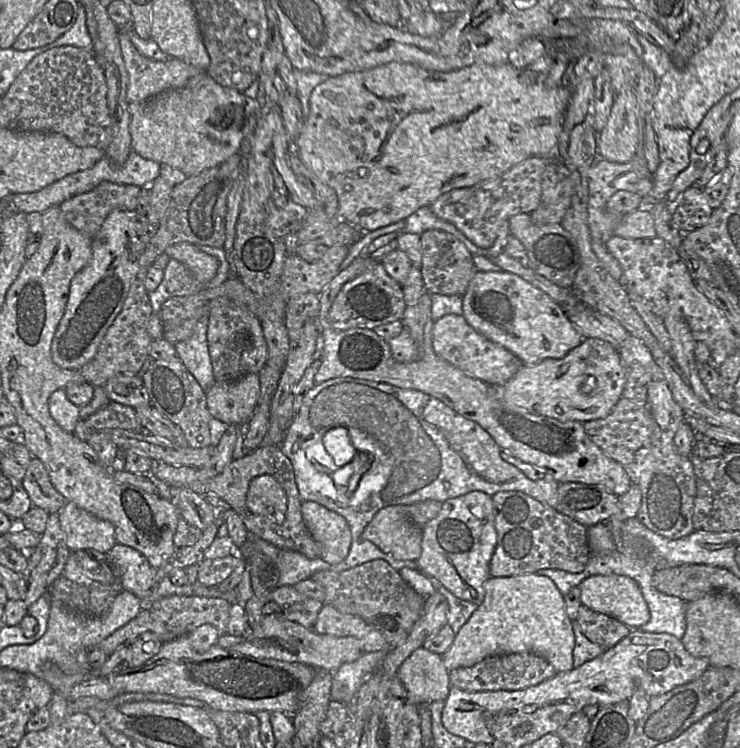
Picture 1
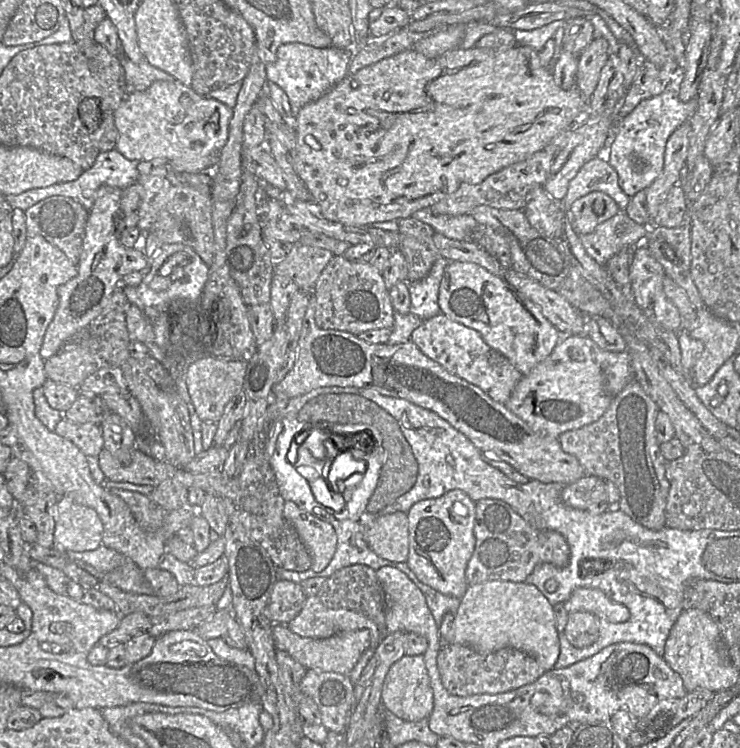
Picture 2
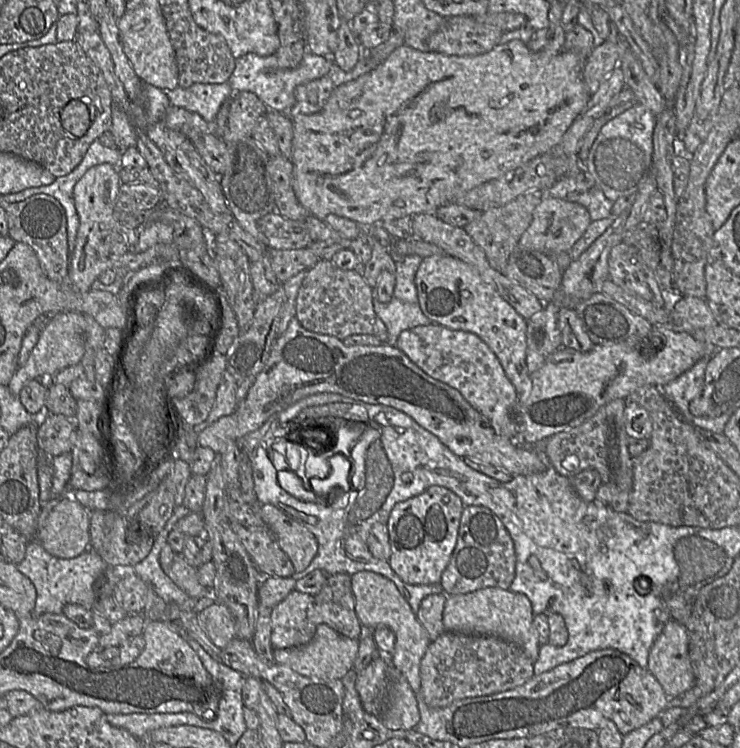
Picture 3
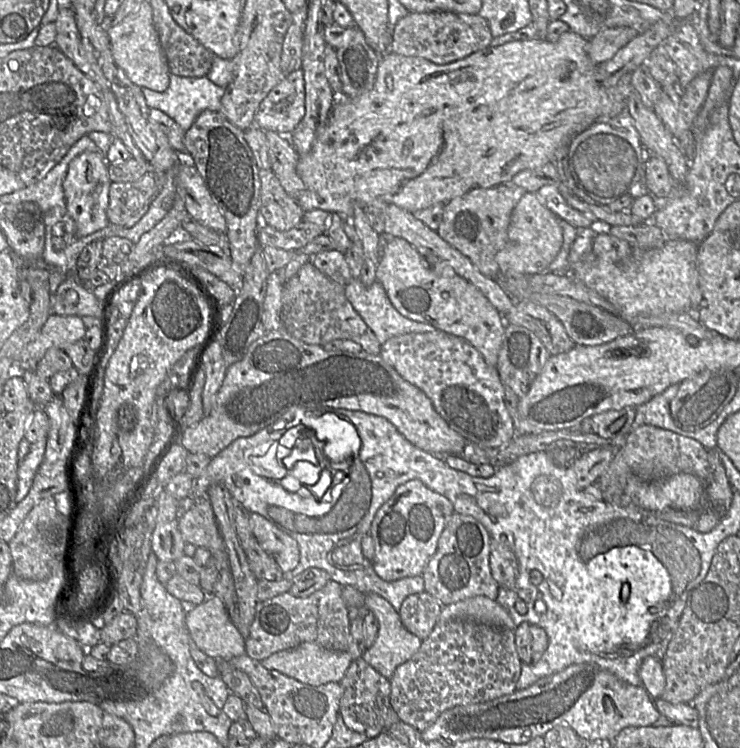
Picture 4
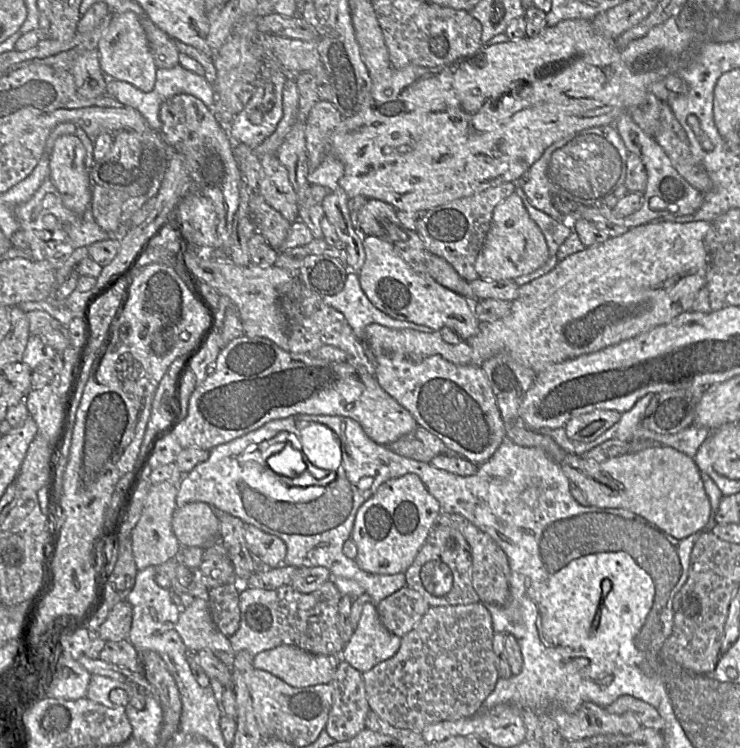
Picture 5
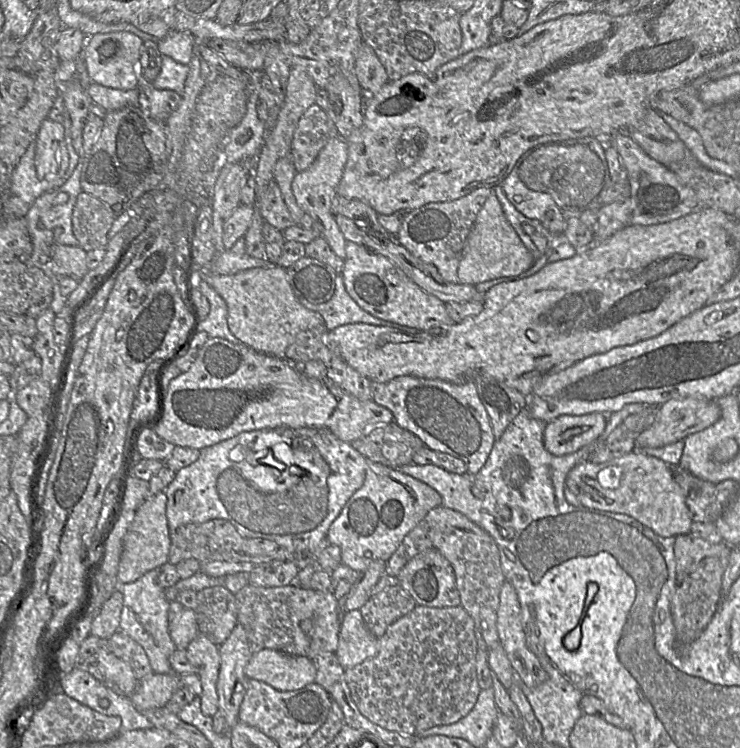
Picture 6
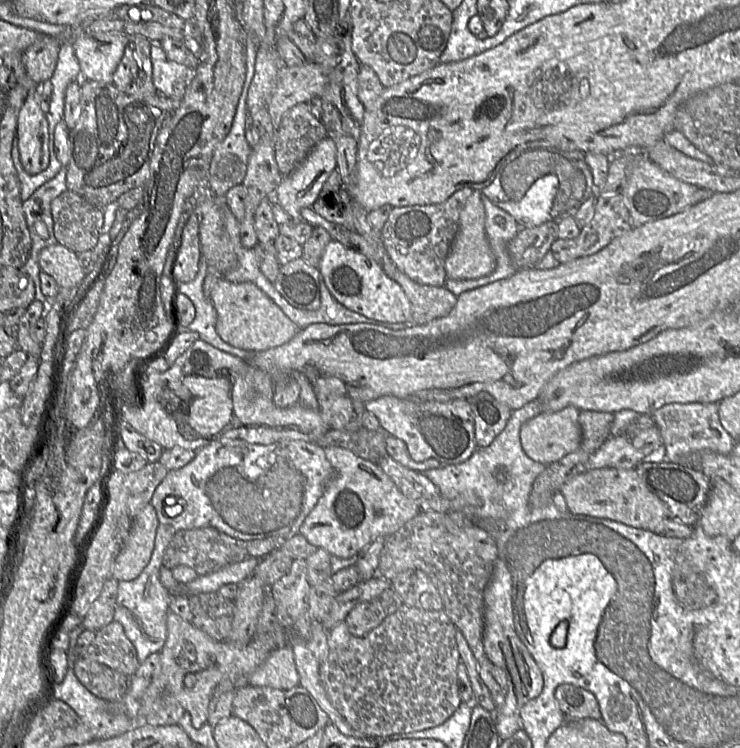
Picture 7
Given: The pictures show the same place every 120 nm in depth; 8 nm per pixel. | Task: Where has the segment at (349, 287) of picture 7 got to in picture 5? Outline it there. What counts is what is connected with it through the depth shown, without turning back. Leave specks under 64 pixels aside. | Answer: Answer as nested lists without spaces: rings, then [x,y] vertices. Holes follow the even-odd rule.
[[[366,236],[363,246],[365,263],[357,273],[360,286],[380,311],[394,319],[427,326],[434,331],[450,327],[463,339],[479,332],[481,322],[475,315],[471,300],[444,287],[431,276],[415,271],[390,243],[375,236]]]

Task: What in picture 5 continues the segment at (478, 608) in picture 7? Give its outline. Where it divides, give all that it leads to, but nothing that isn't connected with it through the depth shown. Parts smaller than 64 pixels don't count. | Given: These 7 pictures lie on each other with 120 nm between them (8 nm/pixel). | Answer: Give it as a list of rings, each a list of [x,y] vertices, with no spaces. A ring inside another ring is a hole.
[[[442,512],[436,526],[448,526],[458,530],[468,543],[472,558],[472,584],[479,602],[486,606],[504,606],[510,596],[510,566],[507,555],[497,542],[459,514]]]

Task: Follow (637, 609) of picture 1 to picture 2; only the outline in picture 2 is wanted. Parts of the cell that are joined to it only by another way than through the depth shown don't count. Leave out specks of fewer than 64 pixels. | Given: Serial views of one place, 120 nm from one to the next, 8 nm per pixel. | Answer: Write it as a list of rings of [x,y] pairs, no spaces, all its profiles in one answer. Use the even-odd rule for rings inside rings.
[[[577,588],[565,603],[569,613],[586,611],[611,623],[626,622],[630,618],[629,609],[612,601],[597,588]]]

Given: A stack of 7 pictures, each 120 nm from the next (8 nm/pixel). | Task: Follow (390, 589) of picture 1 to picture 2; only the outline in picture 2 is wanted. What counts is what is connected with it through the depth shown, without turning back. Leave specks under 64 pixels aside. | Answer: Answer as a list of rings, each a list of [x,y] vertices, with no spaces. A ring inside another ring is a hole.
[[[359,564],[345,567],[326,579],[317,594],[320,601],[330,609],[346,609],[359,612],[373,621],[382,637],[387,635],[385,629],[385,596],[376,570]]]

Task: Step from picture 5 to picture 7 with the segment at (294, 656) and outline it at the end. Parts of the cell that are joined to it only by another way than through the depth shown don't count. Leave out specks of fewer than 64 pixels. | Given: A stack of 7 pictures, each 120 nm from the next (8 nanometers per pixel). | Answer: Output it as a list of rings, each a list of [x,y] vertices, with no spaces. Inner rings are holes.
[[[289,645],[273,651],[249,676],[252,686],[289,690],[299,686],[293,650]]]

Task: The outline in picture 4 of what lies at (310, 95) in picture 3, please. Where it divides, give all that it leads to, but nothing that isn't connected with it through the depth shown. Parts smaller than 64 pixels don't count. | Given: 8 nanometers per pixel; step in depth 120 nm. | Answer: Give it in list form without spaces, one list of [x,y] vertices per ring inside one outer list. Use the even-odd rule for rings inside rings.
[[[300,67],[291,71],[262,100],[253,126],[290,135],[305,115],[305,81]]]

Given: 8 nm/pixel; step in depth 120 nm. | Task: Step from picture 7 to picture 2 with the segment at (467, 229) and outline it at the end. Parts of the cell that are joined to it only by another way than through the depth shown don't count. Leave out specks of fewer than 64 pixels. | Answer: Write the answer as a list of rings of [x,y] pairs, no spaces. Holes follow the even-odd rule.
[[[595,191],[577,199],[568,210],[574,230],[581,235],[591,233],[599,224],[617,214],[620,210],[616,202],[606,193]]]

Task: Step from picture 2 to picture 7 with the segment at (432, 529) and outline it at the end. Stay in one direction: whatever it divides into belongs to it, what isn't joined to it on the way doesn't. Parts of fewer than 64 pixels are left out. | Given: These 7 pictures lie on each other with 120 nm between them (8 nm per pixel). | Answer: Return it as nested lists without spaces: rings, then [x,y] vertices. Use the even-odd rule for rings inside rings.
[[[324,447],[334,476],[325,485],[314,508],[301,525],[299,535],[331,556],[347,559],[358,556],[379,537],[388,537],[422,512],[450,513],[450,501],[441,497],[415,502],[401,493],[394,482],[375,462],[363,459],[352,451]]]

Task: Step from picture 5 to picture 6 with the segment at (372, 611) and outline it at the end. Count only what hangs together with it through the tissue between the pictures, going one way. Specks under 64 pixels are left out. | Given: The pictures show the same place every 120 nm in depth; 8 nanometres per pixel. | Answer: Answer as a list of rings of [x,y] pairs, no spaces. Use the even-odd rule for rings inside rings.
[[[360,609],[345,612],[340,621],[336,657],[345,669],[373,658],[379,648],[379,638],[364,624]]]

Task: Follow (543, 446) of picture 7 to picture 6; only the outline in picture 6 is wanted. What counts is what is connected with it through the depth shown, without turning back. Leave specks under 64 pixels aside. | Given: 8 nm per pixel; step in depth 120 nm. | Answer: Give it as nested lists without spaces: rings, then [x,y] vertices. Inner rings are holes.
[[[611,414],[563,415],[548,422],[543,436],[545,448],[555,456],[578,451],[600,437],[608,415]]]

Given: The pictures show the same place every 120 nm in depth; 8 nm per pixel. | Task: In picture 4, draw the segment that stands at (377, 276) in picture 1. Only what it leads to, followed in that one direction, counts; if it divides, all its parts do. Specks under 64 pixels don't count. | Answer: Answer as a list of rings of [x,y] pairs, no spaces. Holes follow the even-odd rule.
[[[311,262],[290,278],[282,291],[284,328],[296,339],[310,345],[324,346],[334,340],[351,340],[372,355],[379,355],[381,345],[345,296],[345,286],[320,272]]]

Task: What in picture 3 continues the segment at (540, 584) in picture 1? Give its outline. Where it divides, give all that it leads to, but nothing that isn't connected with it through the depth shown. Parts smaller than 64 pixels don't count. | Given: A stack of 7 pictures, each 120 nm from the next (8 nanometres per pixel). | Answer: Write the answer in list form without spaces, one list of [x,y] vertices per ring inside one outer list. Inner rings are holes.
[[[489,587],[448,597],[443,612],[443,624],[449,632],[490,635],[507,640],[518,645],[534,662],[542,646],[532,629],[534,617],[531,602],[526,595]]]

